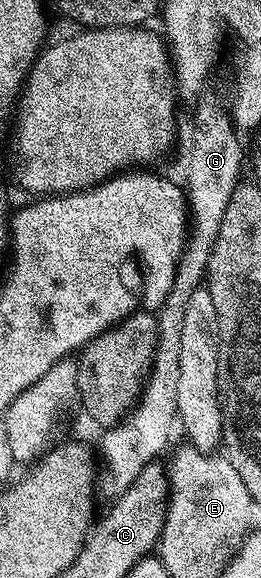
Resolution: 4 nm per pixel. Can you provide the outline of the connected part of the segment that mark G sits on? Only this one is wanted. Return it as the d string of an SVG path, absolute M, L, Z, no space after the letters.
M206 95L204 98L198 99L196 101L197 109L193 112L193 141L189 144L189 169L185 172L184 183L187 185L187 235L185 238L185 243L182 245L181 258L177 263L175 278L172 280L171 290L168 291L167 298L161 304L157 312L157 344L156 352L153 355L153 364L149 370L149 376L145 382L142 392L138 397L138 401L135 403L132 411L124 417L119 423L110 425L104 432L106 432L101 440L101 452L99 448L99 454L103 456L103 464L106 468L105 470L105 482L103 484L103 490L105 493L109 494L111 498L115 498L122 494L128 486L131 485L133 480L137 478L138 474L143 470L145 465L154 463L158 458L159 454L166 448L171 434L177 422L177 404L178 404L178 386L179 386L179 361L180 361L180 343L182 341L183 334L183 323L184 315L187 314L187 305L191 300L191 295L194 294L195 290L202 287L206 276L208 275L209 269L209 259L211 258L211 250L215 246L215 238L219 238L219 226L223 222L223 210L227 210L227 202L231 202L231 194L238 186L239 181L242 179L241 176L241 140L237 135L239 135L238 129L235 127L230 115L228 107L223 103L220 104L215 97Z

